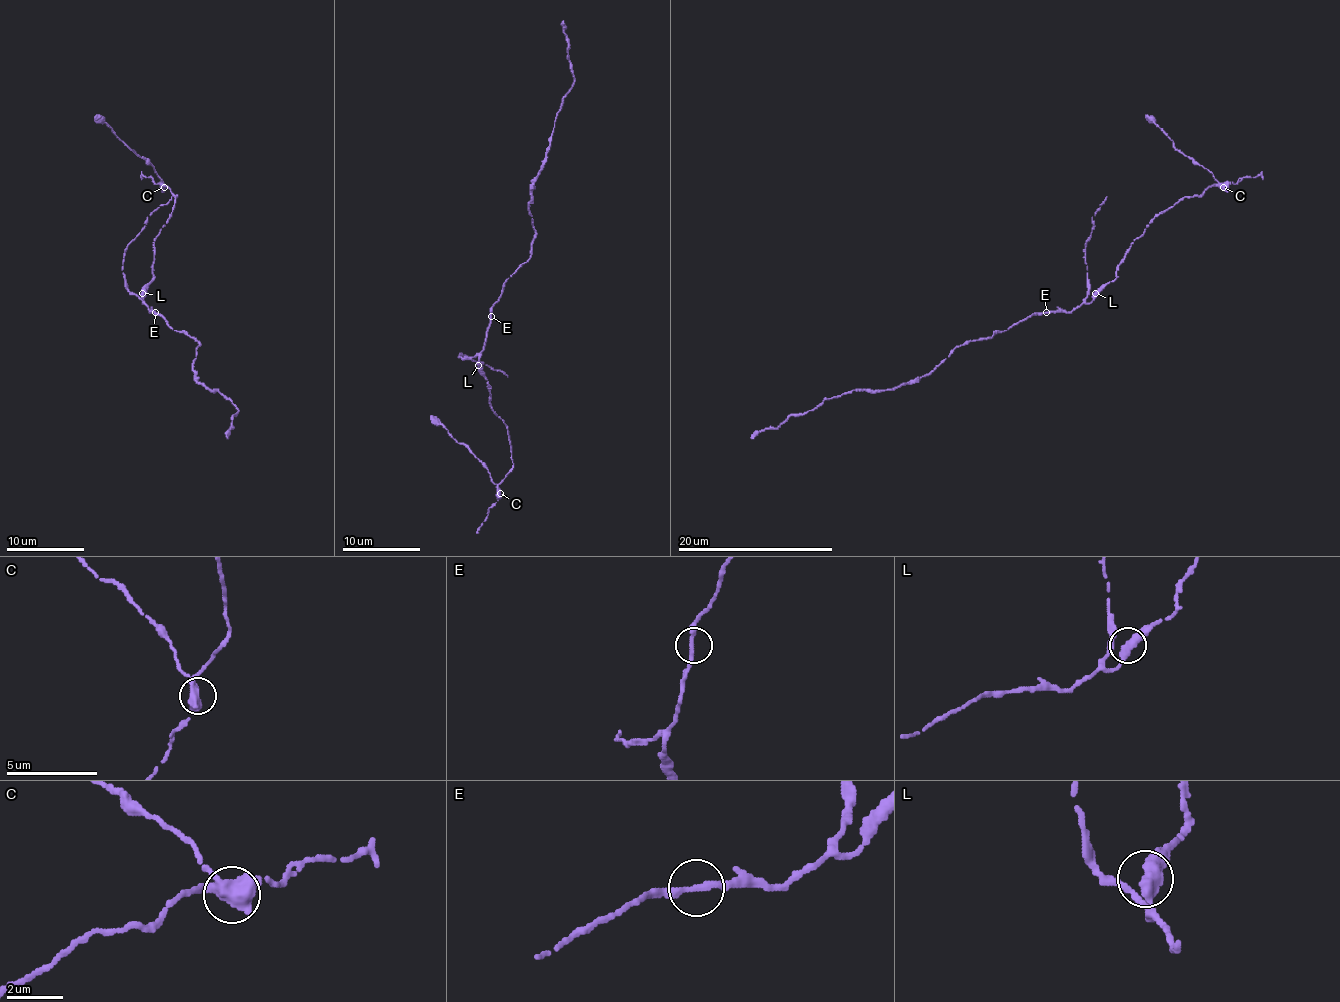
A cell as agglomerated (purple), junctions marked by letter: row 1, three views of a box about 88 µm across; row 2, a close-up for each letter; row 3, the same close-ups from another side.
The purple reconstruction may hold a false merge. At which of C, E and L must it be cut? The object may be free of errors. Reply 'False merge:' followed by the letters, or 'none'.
False merge: C

